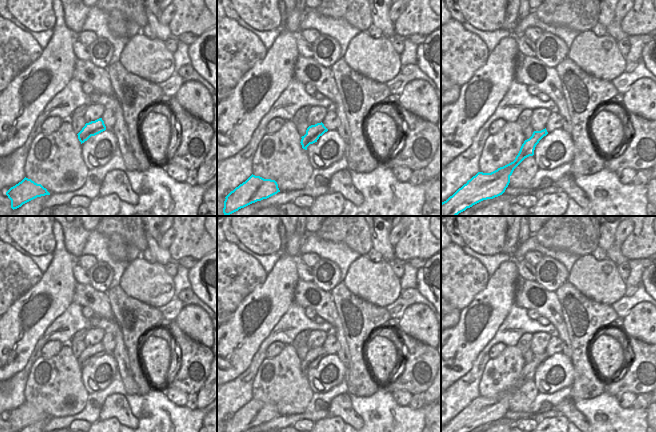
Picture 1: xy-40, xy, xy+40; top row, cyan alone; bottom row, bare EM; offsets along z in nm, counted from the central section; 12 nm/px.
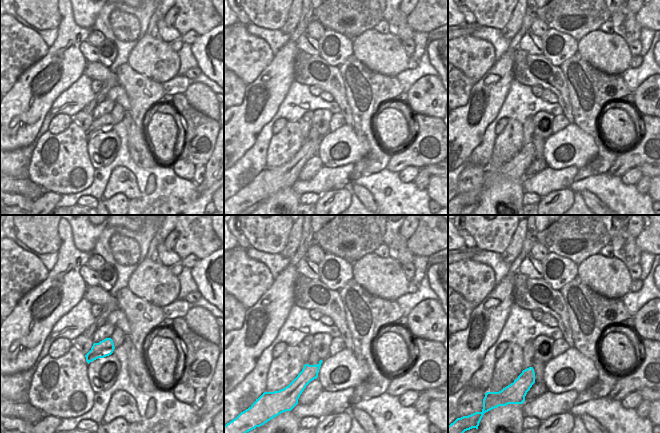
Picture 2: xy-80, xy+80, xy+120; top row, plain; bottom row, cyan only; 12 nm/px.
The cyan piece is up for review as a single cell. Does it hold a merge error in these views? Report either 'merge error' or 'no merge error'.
no merge error

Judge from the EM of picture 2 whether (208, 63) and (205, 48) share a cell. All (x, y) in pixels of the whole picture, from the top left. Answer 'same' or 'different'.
same

